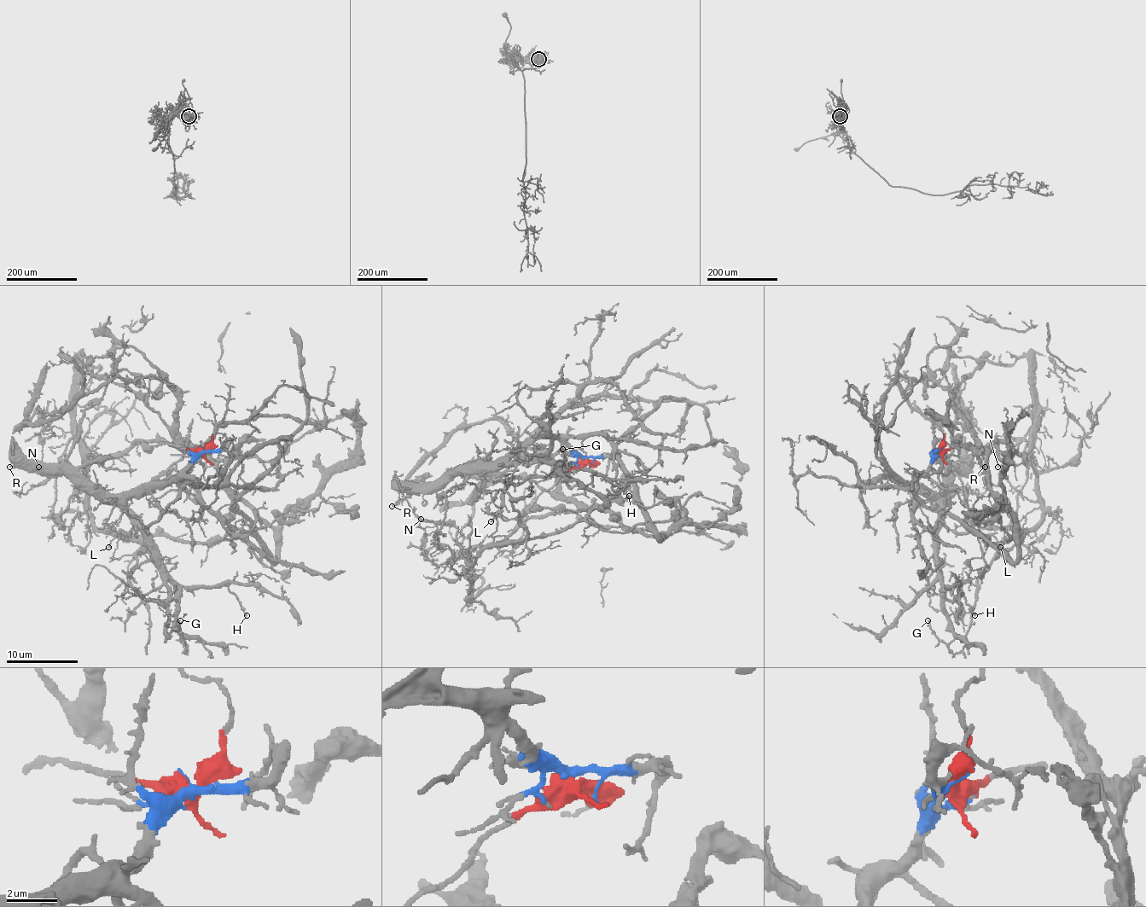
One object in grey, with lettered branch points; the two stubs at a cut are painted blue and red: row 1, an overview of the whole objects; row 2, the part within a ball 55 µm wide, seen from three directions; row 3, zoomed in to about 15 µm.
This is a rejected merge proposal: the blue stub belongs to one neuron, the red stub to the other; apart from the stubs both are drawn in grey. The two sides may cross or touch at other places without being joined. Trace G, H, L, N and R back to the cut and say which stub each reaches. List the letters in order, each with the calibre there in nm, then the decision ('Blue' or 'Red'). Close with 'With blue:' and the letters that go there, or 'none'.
G: Thickness 180 nm. Blue
H: Thickness 130 nm. Blue
L: Thickness 150 nm. Blue
N: Thickness 130 nm. Red
R: Thickness 200 nm. Blue
With blue: G, H, L, R

